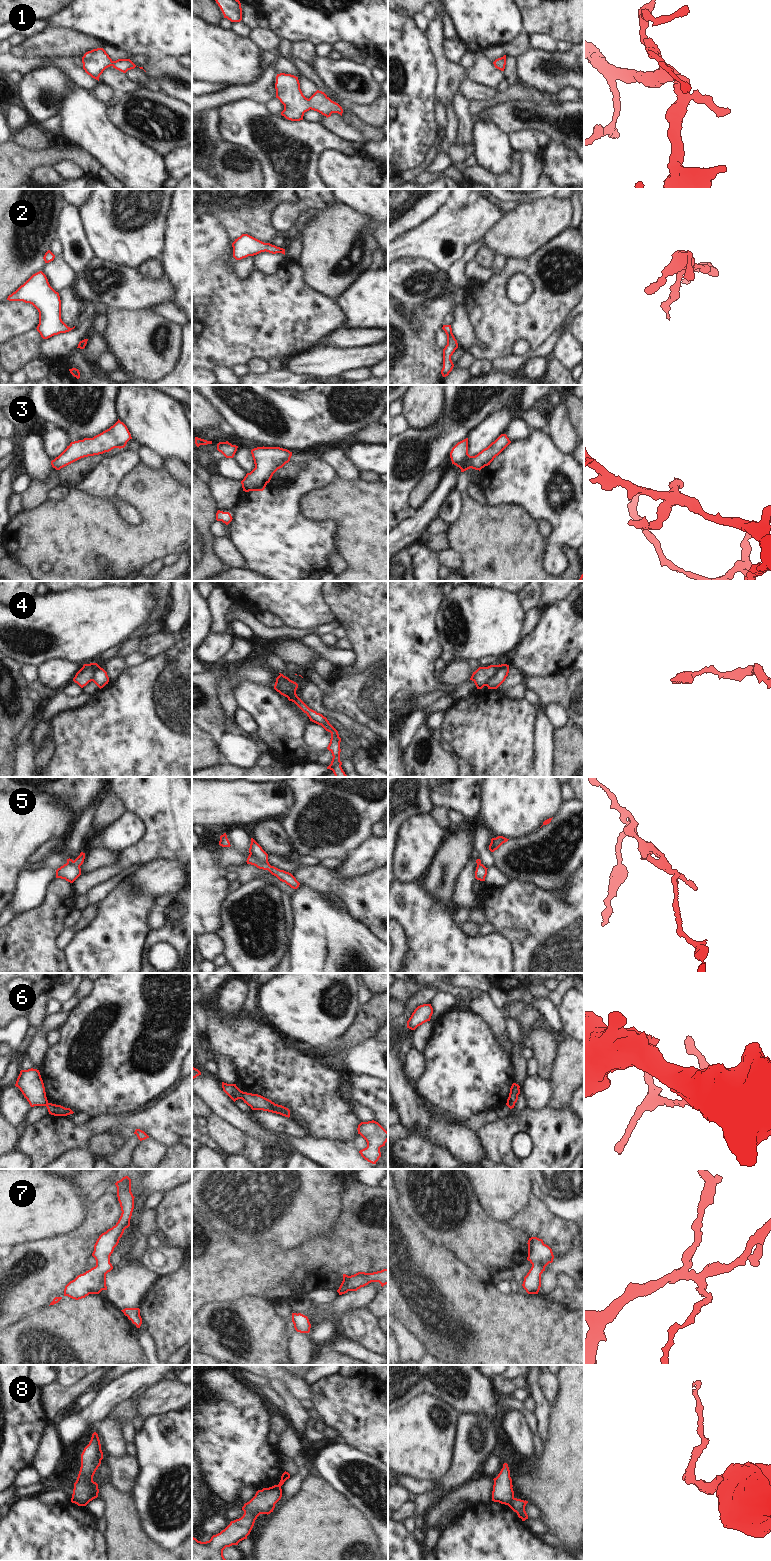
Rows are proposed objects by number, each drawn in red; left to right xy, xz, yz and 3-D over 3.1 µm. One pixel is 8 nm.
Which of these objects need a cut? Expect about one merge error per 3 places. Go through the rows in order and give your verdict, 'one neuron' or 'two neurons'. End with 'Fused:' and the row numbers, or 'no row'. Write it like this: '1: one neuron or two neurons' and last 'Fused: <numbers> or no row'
1: one neuron
2: one neuron
3: one neuron
4: two neurons
5: one neuron
6: two neurons
7: one neuron
8: two neurons
Fused: 4, 6, 8

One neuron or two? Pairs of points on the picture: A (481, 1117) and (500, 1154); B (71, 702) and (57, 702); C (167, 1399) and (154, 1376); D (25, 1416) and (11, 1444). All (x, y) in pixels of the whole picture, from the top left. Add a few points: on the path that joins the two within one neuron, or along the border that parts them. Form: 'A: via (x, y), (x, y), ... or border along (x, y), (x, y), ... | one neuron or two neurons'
A: border along (498, 1118), (487, 1122), (478, 1132) | two neurons
B: via (68, 702), (60, 702) | one neuron
C: border along (163, 1379), (137, 1393) | two neurons
D: via (18, 1423), (11, 1430), (11, 1437) | one neuron

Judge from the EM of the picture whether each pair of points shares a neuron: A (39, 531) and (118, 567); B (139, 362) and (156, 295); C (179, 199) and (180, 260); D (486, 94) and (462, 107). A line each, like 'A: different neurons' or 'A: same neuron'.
A: same neuron
B: different neurons
C: same neuron
D: different neurons

